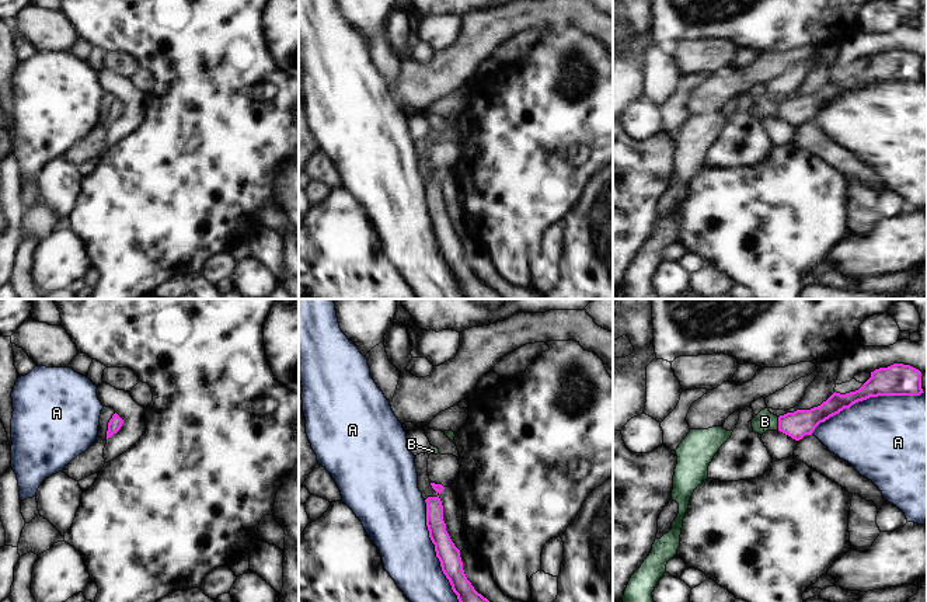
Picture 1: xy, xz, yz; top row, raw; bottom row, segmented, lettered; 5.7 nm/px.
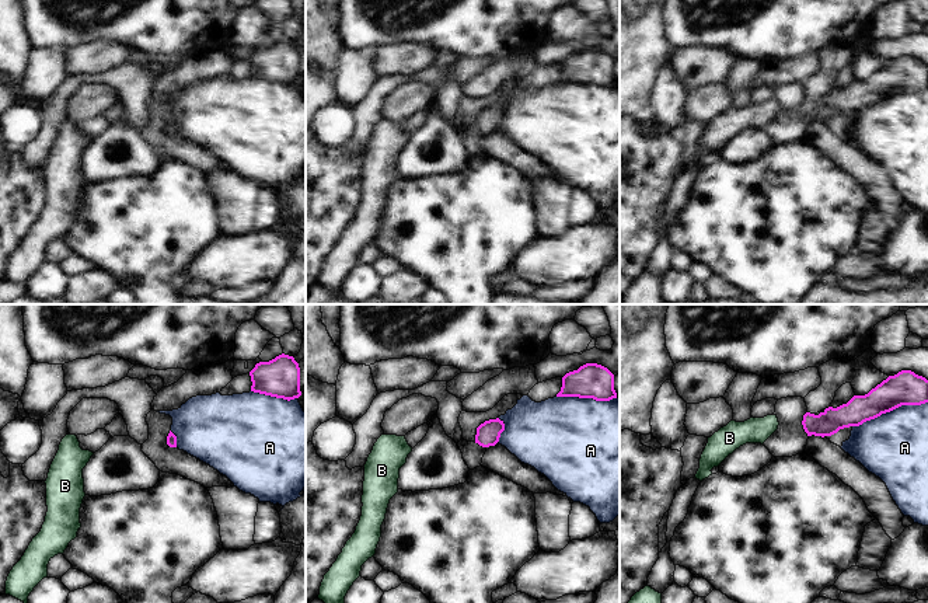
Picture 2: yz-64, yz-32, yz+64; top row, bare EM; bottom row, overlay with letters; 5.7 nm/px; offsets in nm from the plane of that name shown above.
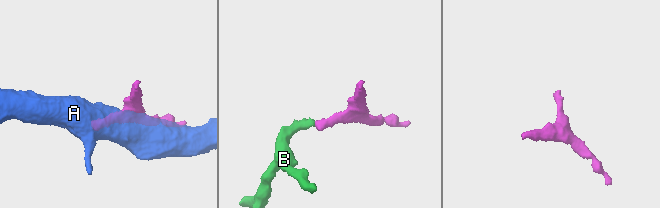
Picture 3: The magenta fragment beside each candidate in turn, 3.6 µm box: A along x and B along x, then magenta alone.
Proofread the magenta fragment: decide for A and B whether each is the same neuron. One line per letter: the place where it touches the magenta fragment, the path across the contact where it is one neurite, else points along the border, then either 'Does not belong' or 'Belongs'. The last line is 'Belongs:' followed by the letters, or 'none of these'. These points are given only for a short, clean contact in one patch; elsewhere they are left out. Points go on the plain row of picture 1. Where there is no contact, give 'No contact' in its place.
A: Touches magenta at yz (865, 84). Does not belong
B: Touches magenta at yz (779, 110). Path across: yz (801, 108), (779, 110), (765, 107). Belongs
Belongs: B

